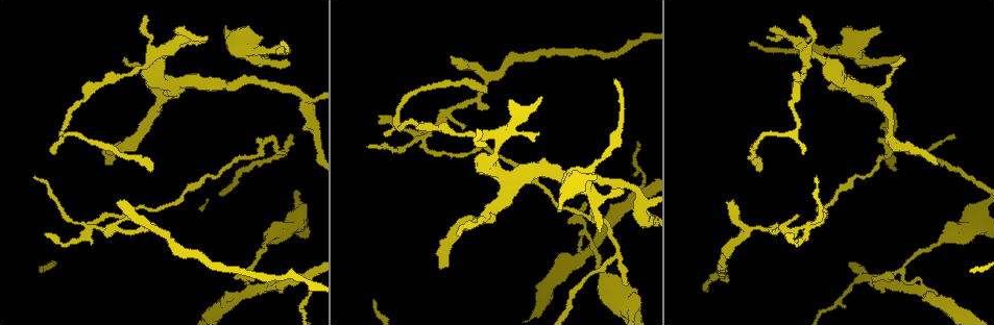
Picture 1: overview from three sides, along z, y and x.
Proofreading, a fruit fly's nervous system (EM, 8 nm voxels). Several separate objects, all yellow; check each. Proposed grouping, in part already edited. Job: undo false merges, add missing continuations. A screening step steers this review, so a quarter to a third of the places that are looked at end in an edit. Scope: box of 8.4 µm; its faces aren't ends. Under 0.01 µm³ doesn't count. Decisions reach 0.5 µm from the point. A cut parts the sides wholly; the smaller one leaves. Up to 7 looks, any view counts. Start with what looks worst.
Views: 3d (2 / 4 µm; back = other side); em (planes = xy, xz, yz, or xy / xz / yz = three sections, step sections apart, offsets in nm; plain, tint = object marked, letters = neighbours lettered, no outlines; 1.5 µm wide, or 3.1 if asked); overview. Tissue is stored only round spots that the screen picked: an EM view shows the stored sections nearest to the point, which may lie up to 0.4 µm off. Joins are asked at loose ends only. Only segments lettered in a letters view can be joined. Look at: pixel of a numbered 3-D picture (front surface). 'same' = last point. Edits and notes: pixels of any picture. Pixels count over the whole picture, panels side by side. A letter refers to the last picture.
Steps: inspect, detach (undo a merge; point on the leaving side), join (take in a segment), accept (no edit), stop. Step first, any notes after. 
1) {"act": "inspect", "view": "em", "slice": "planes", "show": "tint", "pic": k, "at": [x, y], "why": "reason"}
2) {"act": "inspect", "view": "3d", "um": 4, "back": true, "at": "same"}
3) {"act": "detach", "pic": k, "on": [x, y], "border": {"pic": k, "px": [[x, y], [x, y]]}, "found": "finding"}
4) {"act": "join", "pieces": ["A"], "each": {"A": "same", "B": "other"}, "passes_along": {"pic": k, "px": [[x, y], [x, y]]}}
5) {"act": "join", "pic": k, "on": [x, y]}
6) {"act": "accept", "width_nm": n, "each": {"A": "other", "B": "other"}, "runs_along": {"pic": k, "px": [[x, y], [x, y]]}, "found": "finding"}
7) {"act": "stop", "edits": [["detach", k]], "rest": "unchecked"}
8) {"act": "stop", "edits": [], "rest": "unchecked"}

{"act": "inspect", "view": "em", "slice": "planes", "show": "letters", "pic": 1, "at": [106, 162], "why": "an open end"}

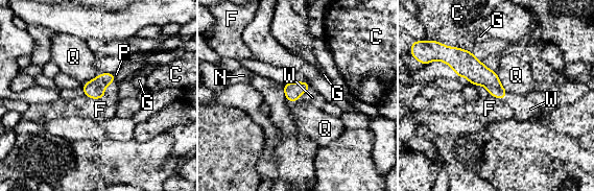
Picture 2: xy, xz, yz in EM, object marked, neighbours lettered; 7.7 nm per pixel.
{"act": "join", "pieces": ["W"], "each": {"C": "other", "F": "other", "G": "other", "N": "other", "P": "other", "Q": "other", "W": "same"}, "found": "the neuron continues"}

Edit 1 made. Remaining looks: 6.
{"act": "inspect", "view": "3d", "um": 2, "pic": 1, "at": [804, 227], "why": "sharp bend"}

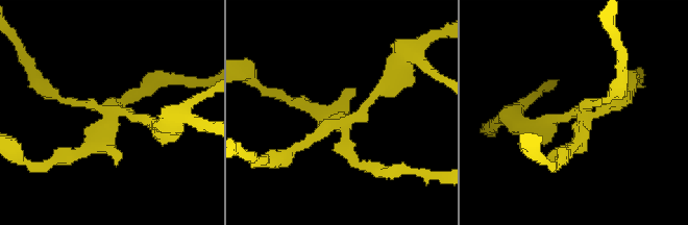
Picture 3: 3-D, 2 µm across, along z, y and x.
{"act": "inspect", "view": "em", "slice": "yz", "step": 8, "show": "letters", "pic": 3, "at": [579, 114], "arms": 4, "why": "now the EM"}

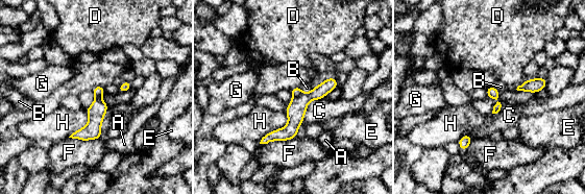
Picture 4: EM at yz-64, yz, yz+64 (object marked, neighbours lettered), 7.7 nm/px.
{"act": "detach", "pic": 4, "on": [296, 108], "longest_contact_nm": ["H", 320], "each": {"A": "other", "B": "other", "C": "other", "D": "other", "E": "other", "F": "other", "G": "other", "H": "other"}, "found": "a second neuron is stuck on"}

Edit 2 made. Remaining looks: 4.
{"act": "inspect", "view": "em", "slice": "planes", "show": "letters", "pic": 1, "at": [561, 208], "why": "an open end"}

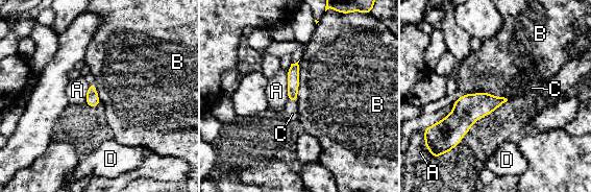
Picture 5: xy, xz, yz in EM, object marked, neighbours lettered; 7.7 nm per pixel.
{"act": "join", "pieces": ["C"], "longest_contact_nm": ["B", 340], "each": {"A": "other", "B": "other", "C": "same", "D": "other"}, "passes_along": {"pic": 5, "px": [[293, 74], [293, 100], [291, 109]]}, "found": "the neuron continues"}

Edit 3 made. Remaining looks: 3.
{"act": "stop", "edits": [["join", 2], ["detach", 4], ["join", 5]], "rest": "unchecked"}

